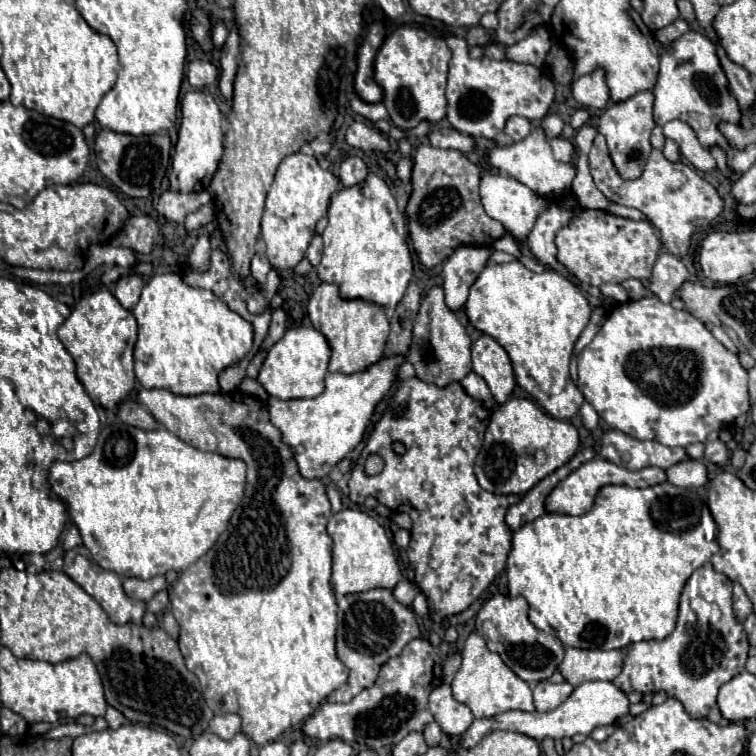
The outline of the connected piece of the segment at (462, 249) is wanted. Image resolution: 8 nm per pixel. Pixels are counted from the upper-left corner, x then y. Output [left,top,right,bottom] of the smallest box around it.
[442,246,494,310]

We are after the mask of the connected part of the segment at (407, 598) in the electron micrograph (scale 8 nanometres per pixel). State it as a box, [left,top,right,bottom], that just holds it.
[392,580,416,608]

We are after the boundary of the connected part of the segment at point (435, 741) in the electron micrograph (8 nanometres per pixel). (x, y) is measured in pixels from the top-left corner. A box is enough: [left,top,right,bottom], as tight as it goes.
[424,724,442,746]

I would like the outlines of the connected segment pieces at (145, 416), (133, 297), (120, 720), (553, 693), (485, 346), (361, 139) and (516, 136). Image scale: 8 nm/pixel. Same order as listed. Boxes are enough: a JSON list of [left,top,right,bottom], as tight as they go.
[[118,400,158,430],[114,274,144,310],[104,706,126,728],[534,682,572,712],[472,334,516,404],[346,122,390,152],[504,116,532,140]]

